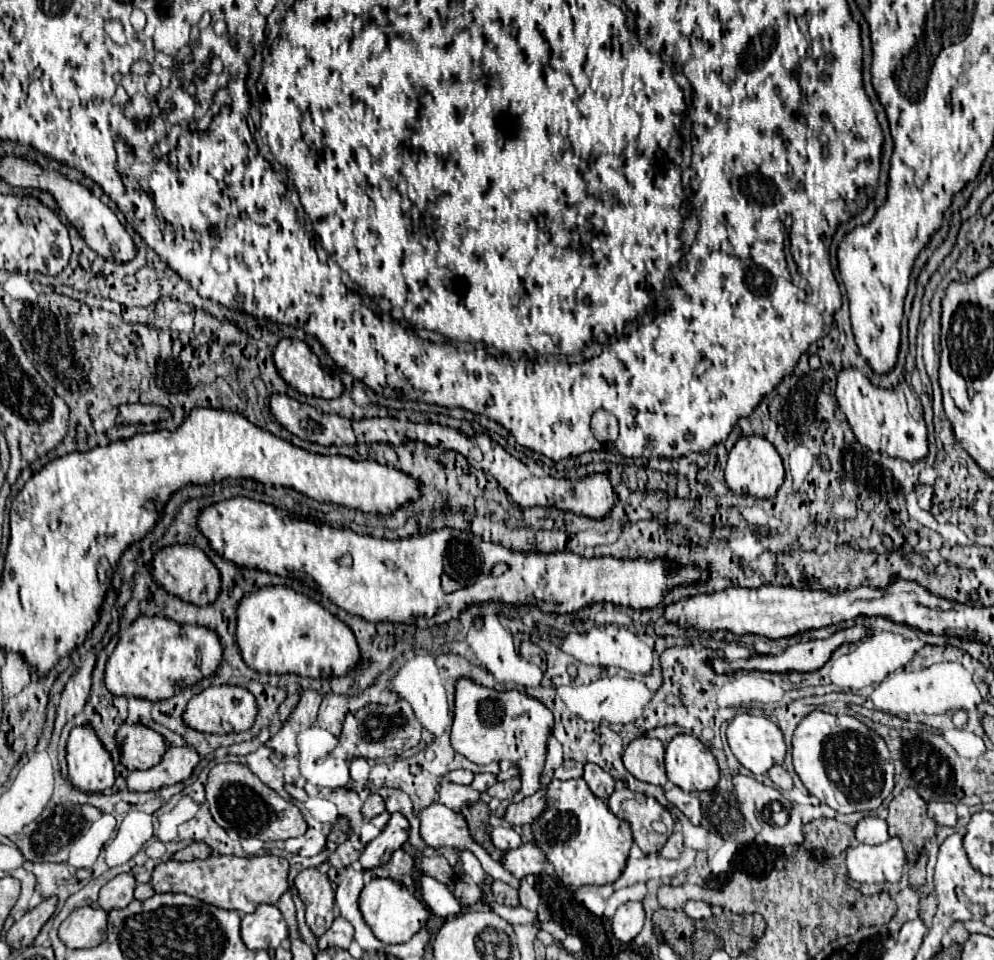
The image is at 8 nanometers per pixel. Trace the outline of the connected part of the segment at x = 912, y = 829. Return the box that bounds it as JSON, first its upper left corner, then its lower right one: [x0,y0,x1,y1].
[888,788,936,860]

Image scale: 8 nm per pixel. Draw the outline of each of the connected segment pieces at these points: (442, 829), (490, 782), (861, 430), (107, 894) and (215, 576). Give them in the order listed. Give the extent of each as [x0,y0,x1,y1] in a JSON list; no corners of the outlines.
[[420,802,518,888],[470,774,496,792],[834,366,928,462],[98,874,136,912],[150,546,220,606]]

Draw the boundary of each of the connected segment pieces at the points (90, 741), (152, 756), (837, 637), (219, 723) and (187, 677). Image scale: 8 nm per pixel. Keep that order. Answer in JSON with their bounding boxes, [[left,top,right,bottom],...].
[[68,726,114,794],[116,724,166,770],[710,626,868,674],[182,686,256,734],[104,616,222,702]]

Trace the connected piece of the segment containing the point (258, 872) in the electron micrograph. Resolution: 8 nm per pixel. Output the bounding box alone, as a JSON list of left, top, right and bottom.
[150,852,288,914]

